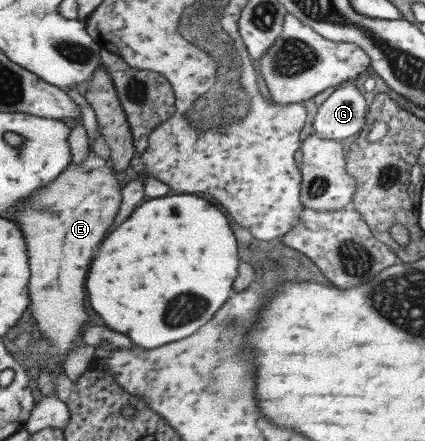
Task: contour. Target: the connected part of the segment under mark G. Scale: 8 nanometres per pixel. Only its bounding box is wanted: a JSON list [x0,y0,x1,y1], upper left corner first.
[313,82,367,141]

